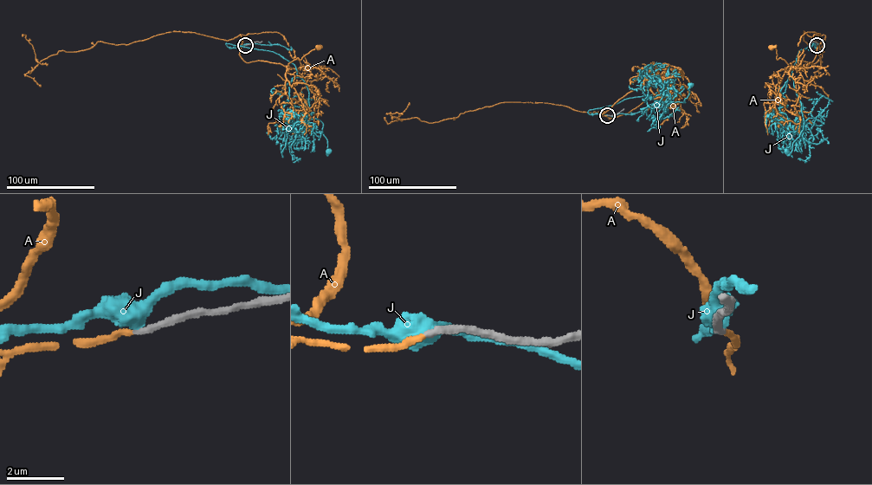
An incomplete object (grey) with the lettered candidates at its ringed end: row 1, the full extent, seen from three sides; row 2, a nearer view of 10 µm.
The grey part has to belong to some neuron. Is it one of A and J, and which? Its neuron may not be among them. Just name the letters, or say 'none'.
A

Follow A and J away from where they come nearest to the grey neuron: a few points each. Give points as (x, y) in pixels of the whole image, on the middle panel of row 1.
A: (607, 115), (601, 114), (628, 93), (638, 89), (650, 90), (650, 87), (664, 74), (682, 74), (680, 70)
J: (607, 115), (587, 112), (629, 98), (653, 94), (659, 90), (670, 94), (669, 101), (685, 102), (690, 84)

